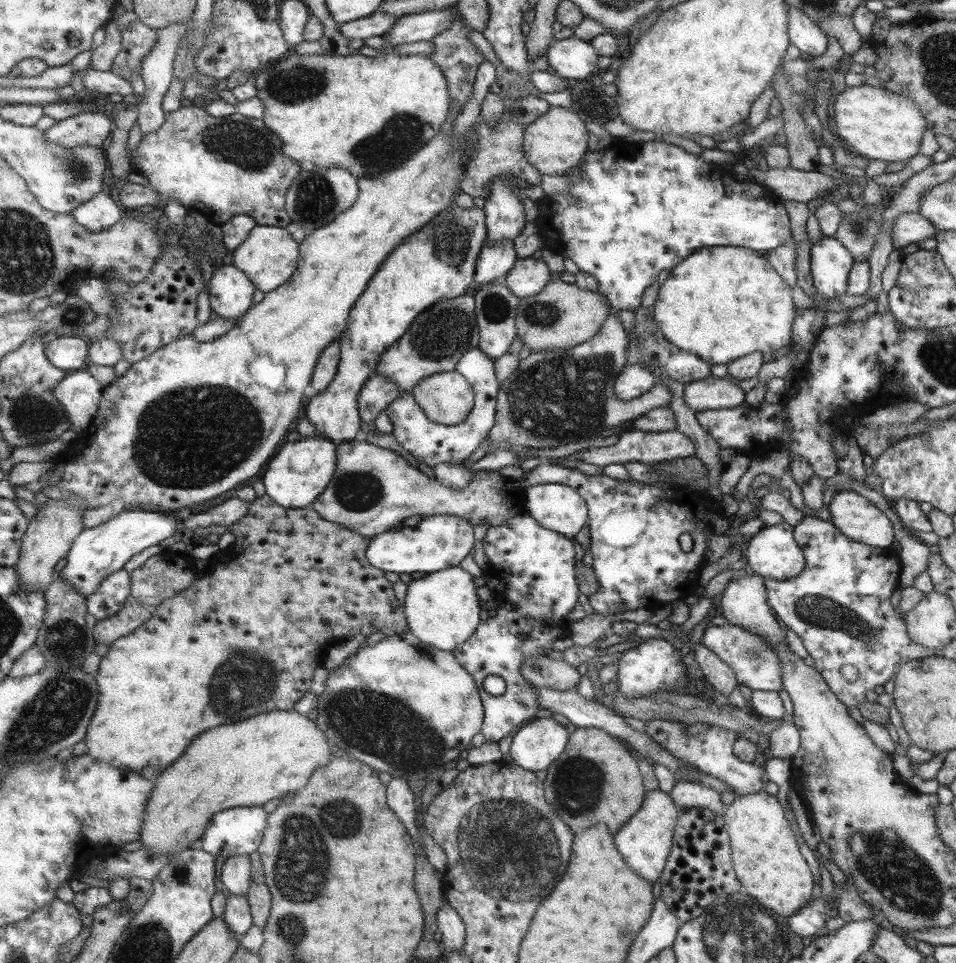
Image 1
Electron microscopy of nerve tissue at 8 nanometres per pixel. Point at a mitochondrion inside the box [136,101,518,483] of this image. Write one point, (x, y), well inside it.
(251, 148)

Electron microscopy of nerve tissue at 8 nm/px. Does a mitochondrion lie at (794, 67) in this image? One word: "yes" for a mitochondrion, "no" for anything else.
no

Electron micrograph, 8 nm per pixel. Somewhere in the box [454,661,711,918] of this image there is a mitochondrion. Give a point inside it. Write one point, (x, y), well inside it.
(578, 783)

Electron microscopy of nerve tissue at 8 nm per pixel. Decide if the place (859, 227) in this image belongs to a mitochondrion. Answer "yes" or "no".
yes

